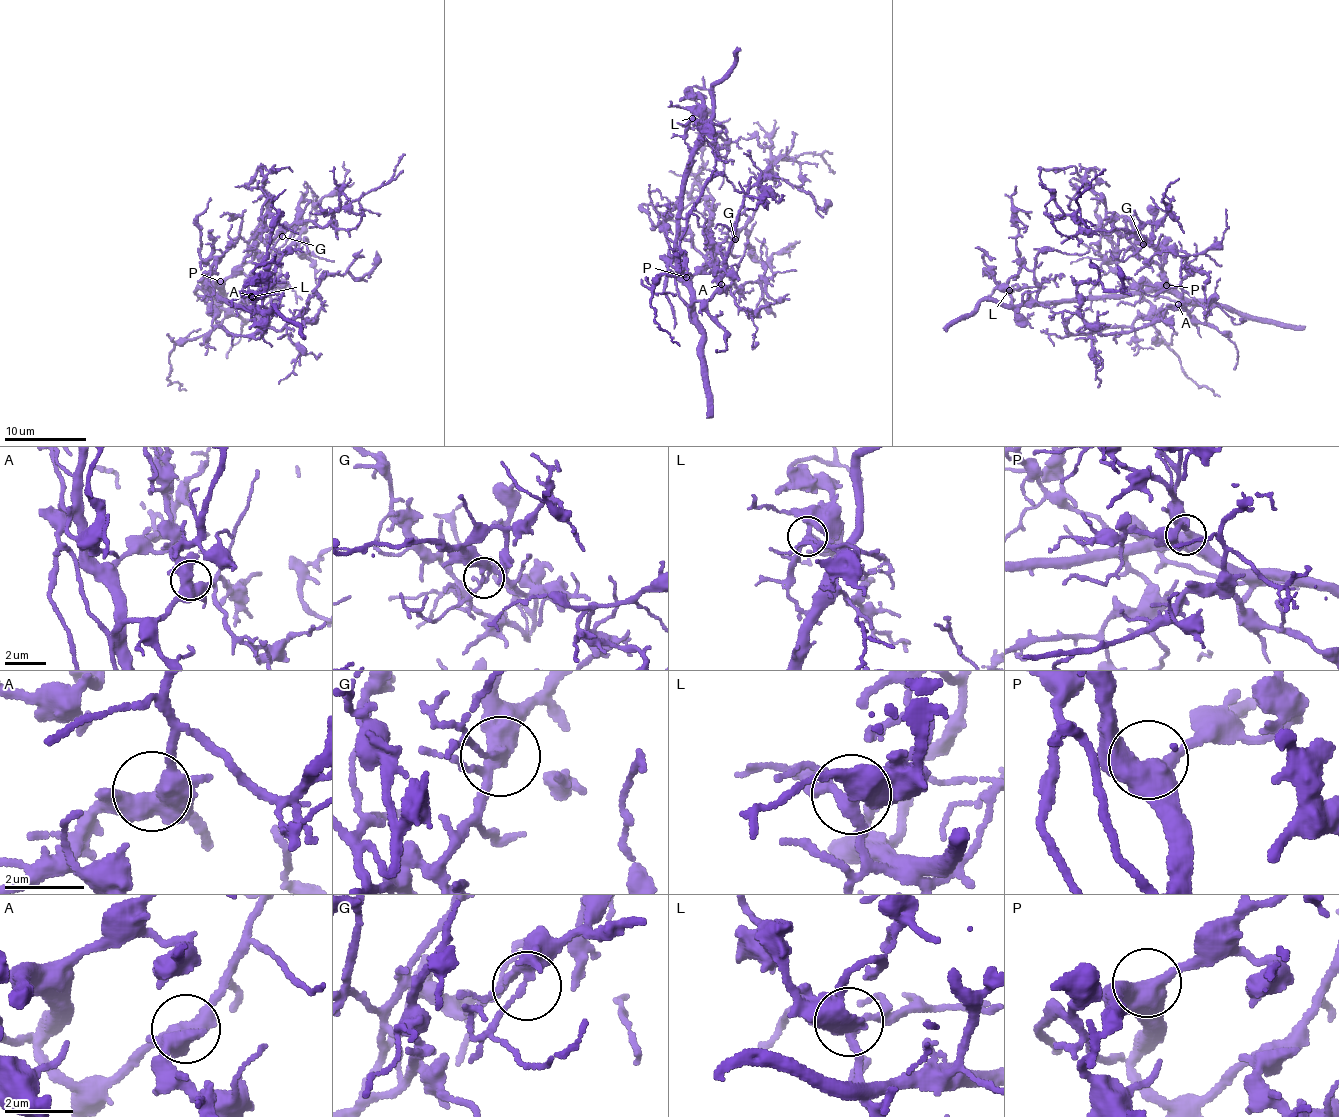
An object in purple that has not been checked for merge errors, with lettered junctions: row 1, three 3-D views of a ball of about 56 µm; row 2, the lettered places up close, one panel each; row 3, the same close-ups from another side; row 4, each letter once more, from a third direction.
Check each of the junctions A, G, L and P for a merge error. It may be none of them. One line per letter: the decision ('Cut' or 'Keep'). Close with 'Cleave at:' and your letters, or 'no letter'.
A: Keep
G: Keep
L: Keep
P: Keep
Cleave at: no letter

